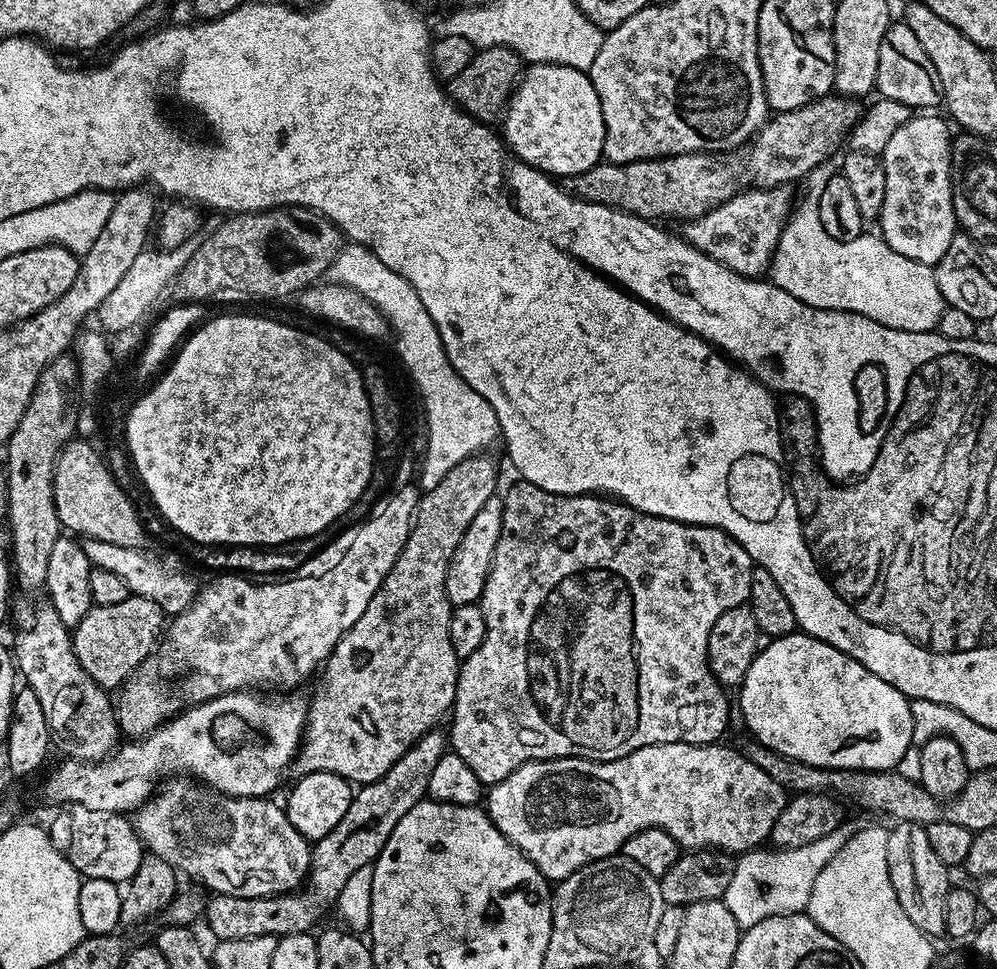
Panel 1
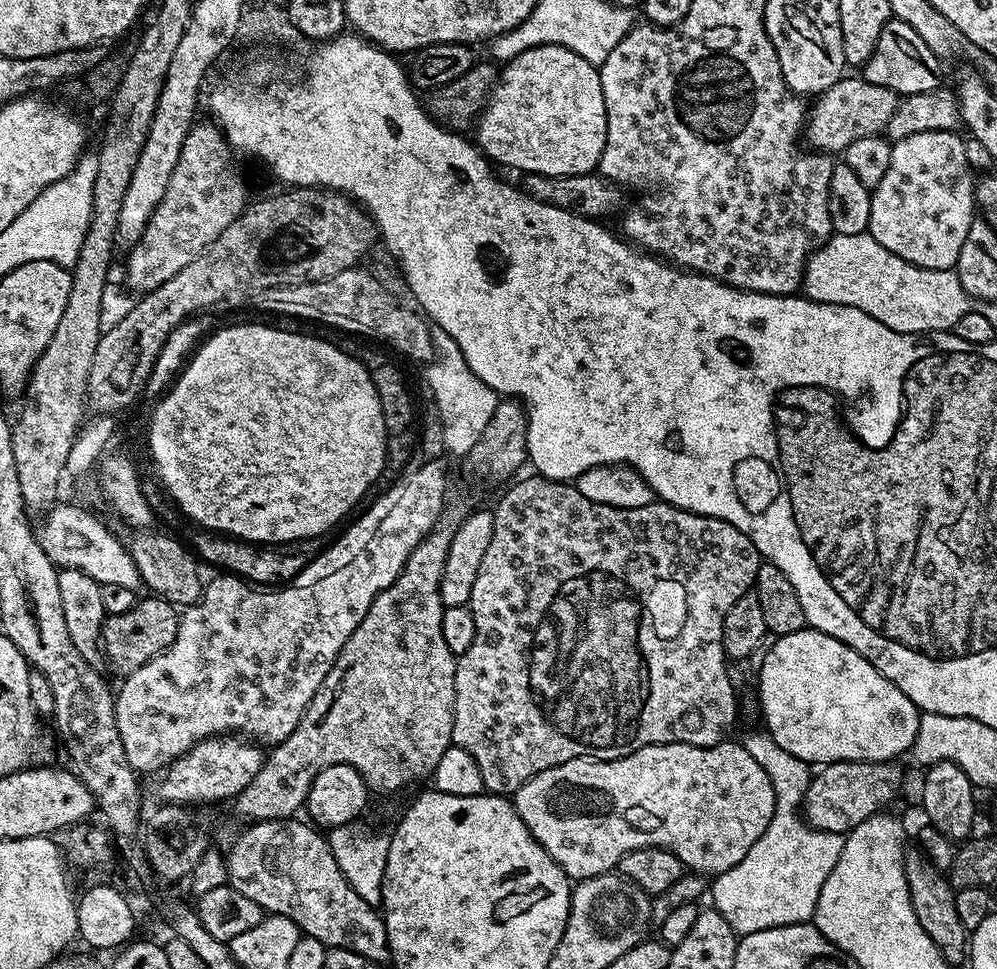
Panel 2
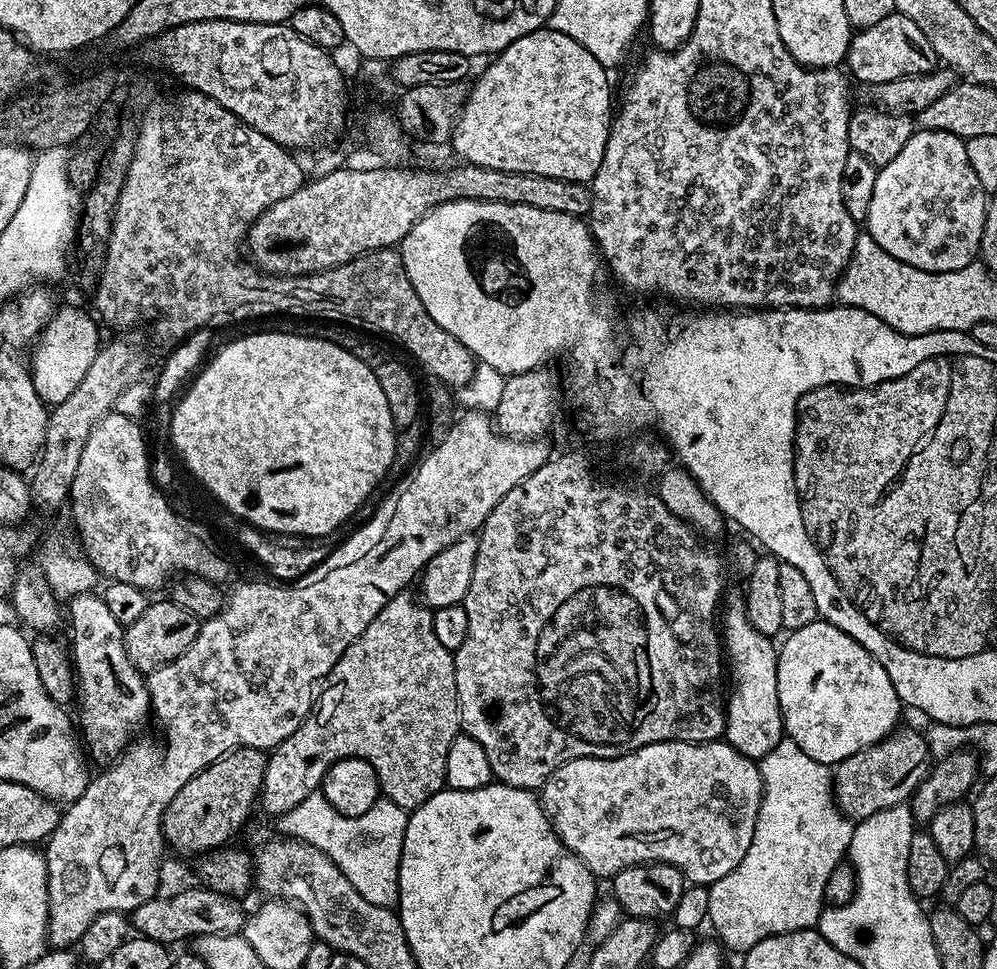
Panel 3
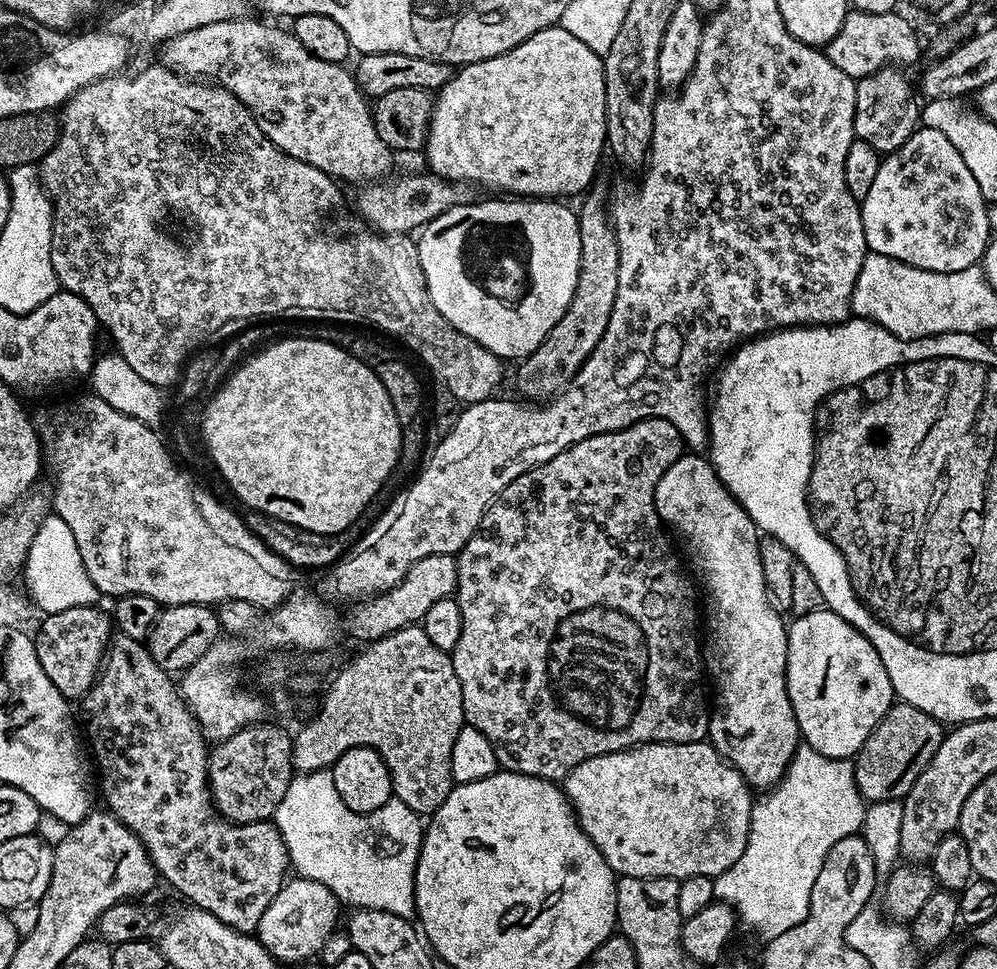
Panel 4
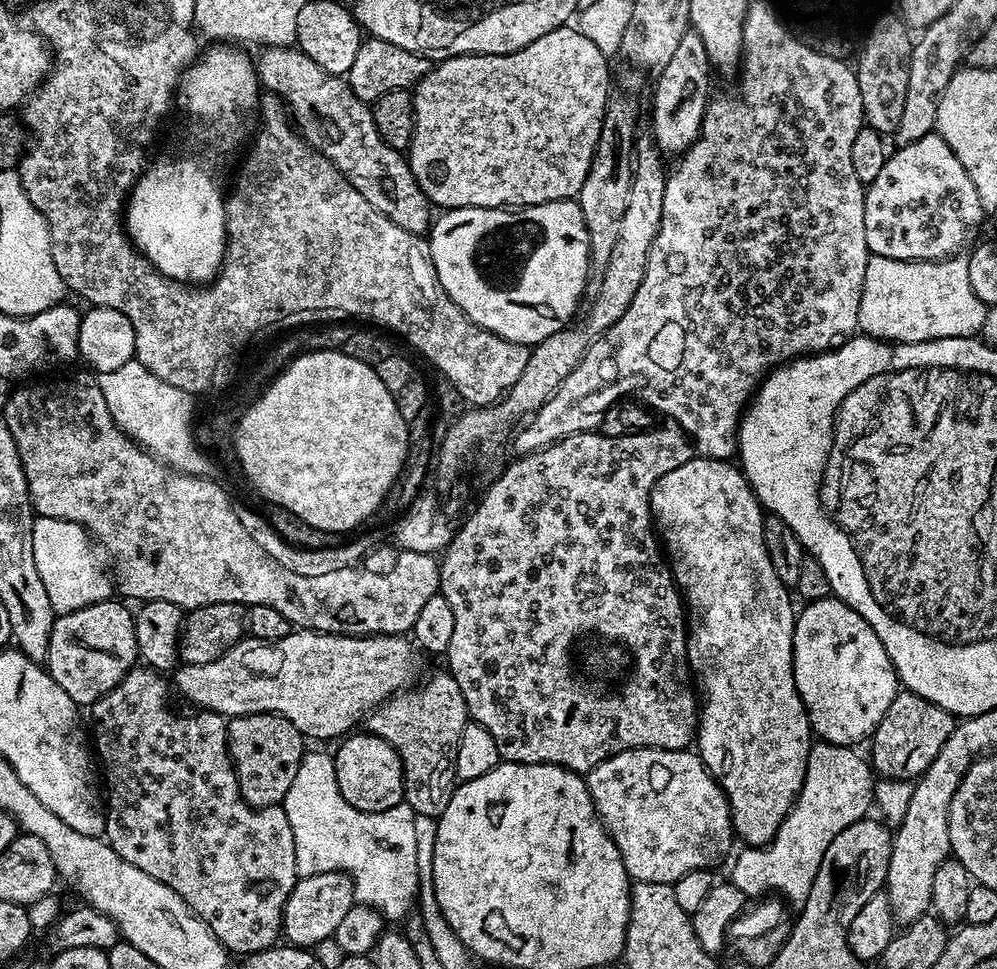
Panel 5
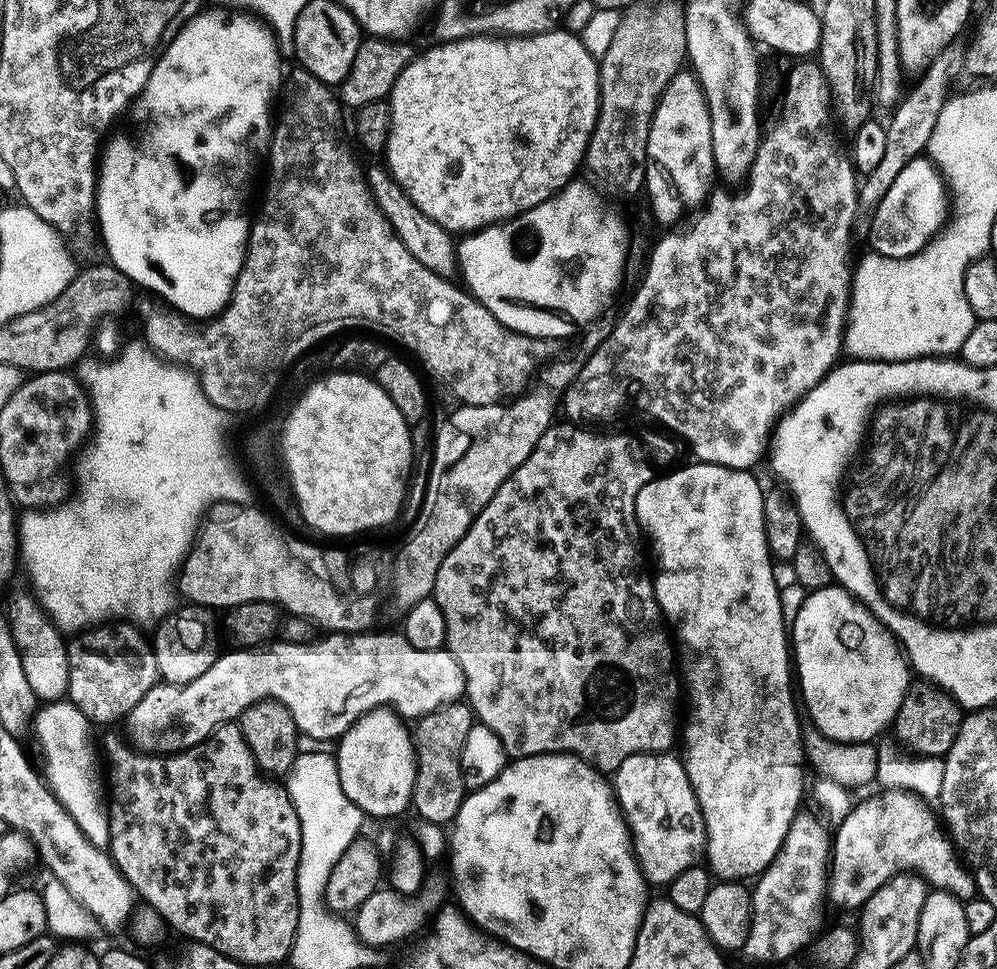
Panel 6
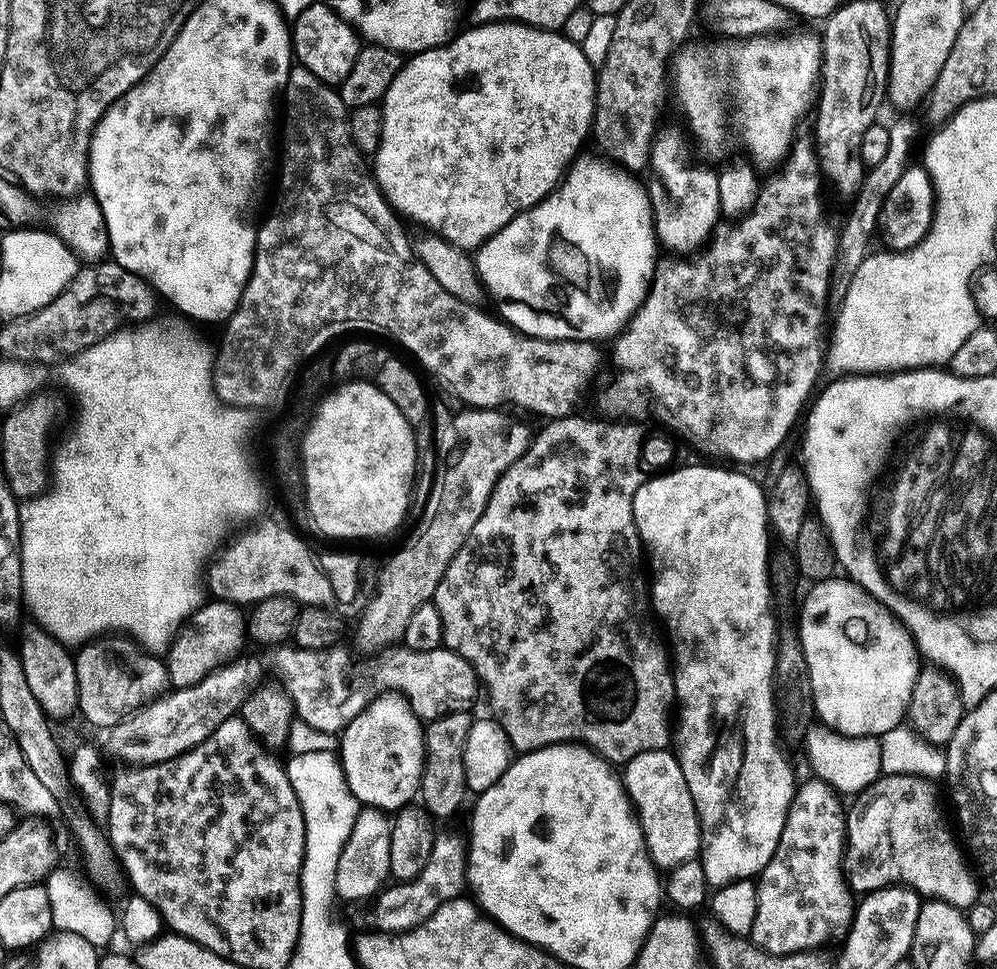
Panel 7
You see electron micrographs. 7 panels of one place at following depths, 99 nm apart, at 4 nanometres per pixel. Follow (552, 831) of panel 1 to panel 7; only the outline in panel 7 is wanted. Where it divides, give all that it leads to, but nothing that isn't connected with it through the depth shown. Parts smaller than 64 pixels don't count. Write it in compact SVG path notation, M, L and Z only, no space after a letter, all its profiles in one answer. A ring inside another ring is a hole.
M671 751L638 754L622 768L624 790L644 832L644 847L657 869L667 870L700 854L700 819L680 761Z

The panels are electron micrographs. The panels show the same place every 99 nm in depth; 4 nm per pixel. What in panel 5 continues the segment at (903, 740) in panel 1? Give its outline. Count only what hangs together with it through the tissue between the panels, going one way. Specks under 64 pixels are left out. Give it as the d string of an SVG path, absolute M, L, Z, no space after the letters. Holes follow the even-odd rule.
M829 598L827 600L813 600L805 603L799 609L796 618L796 629L794 630L794 638L792 639L792 669L794 670L794 678L796 679L796 689L804 703L804 709L808 712L808 721L812 724L813 733L821 741L829 744L839 744L841 746L859 745L859 740L867 741L875 732L878 722L882 722L882 714L886 714L886 710L890 710L890 702L894 702L898 691L898 677L894 666L890 662L890 658L886 654L886 650L882 646L882 642L878 638L878 634L874 634L874 630L863 618L861 618L855 610L850 606L846 606L839 598Z

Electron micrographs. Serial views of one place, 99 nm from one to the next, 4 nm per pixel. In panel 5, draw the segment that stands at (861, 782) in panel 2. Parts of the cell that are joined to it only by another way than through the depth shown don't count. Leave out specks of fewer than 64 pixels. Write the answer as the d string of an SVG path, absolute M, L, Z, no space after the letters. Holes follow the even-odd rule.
M897 691L894 702L890 702L890 710L882 714L882 722L878 722L870 737L870 763L873 773L880 778L915 781L923 776L930 762L938 758L938 750L946 746L946 740L950 738L950 734L954 734L957 723L957 717L942 710L942 706L913 692Z

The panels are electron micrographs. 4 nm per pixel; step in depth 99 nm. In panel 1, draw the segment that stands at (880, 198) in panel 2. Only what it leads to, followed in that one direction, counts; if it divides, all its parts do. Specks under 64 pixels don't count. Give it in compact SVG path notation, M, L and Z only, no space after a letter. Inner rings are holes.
M916 114L912 120L894 131L882 153L882 163L886 174L886 196L878 217L879 235L888 243L890 250L910 258L914 262L936 265L950 250L950 242L958 231L952 197L952 141L953 133L948 133L950 124L943 115Z

